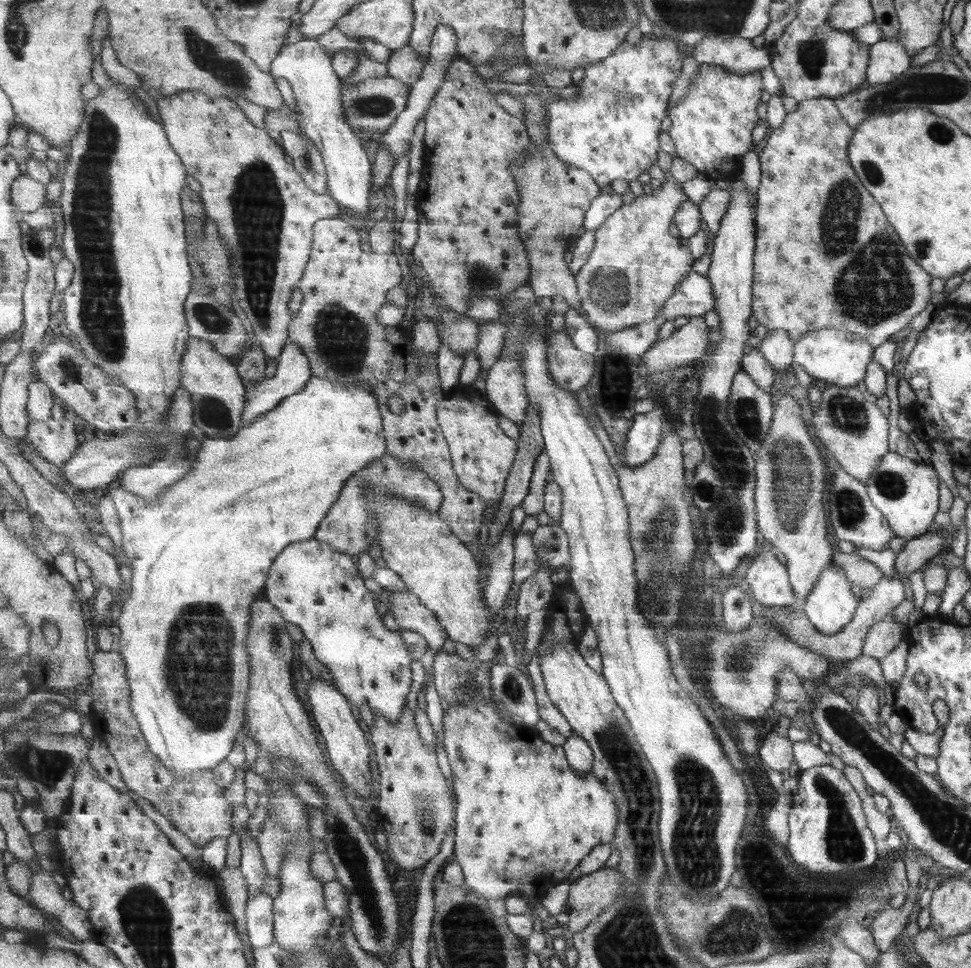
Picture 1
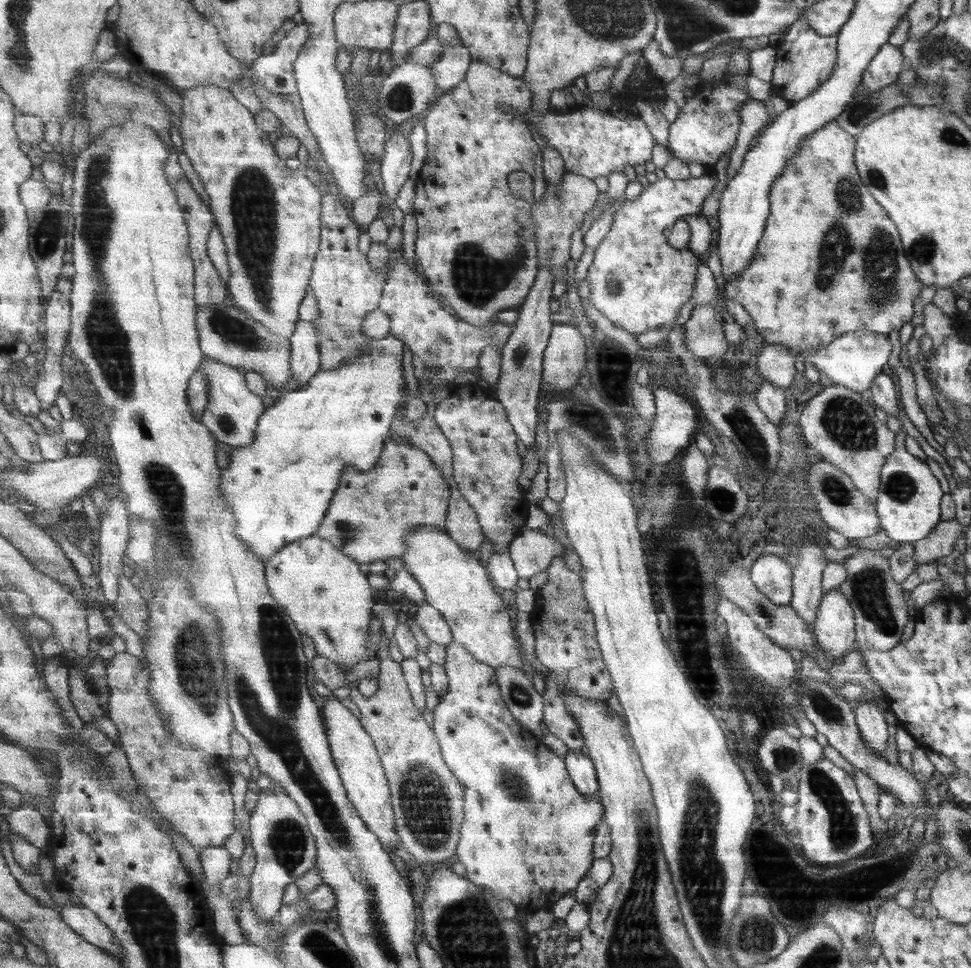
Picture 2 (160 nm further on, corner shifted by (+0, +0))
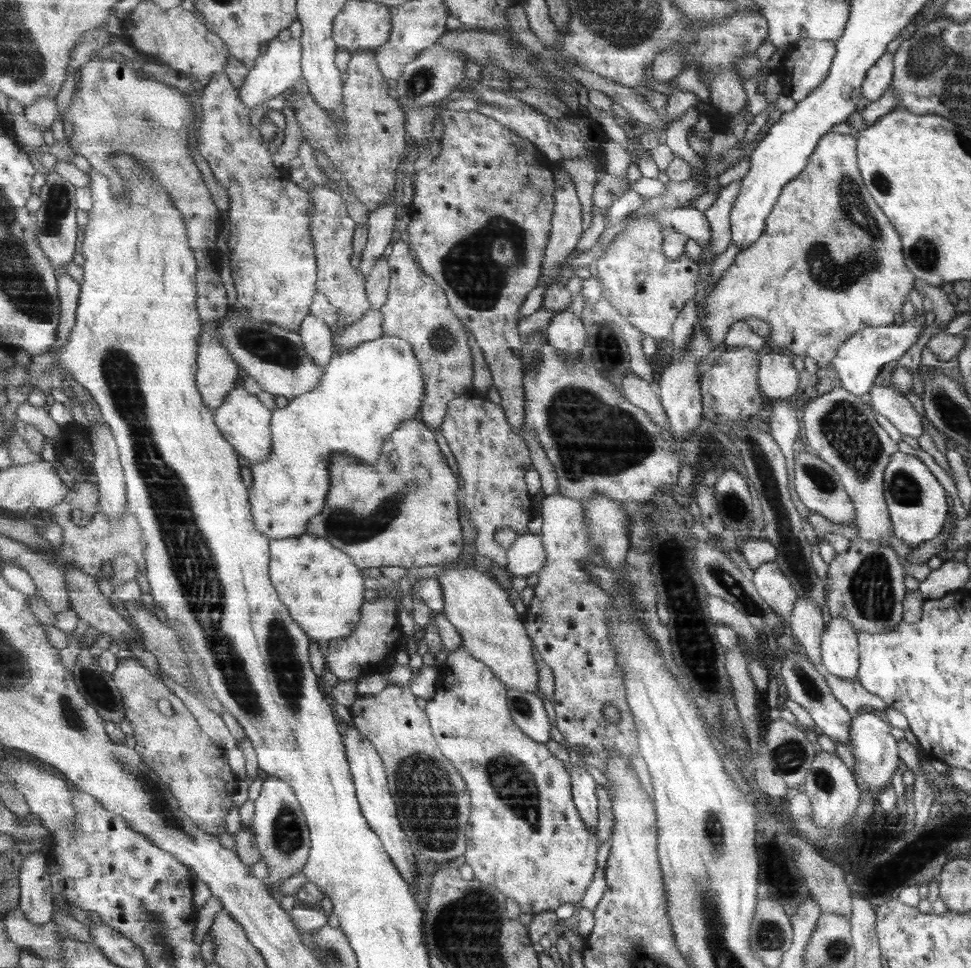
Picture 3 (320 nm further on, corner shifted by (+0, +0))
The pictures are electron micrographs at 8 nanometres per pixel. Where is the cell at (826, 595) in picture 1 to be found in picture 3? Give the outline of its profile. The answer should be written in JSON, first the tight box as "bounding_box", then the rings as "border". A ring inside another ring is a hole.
{"bounding_box":[819,618,858,680],"border":[[[831,618],[821,633],[819,648],[822,665],[829,674],[856,680],[858,642],[848,620]]]}

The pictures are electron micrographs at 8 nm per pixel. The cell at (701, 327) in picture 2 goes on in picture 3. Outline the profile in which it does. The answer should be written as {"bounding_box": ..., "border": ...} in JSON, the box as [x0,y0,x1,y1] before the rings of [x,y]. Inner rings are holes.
{"bounding_box":[699,132,913,368],"border":[[[826,132],[817,141],[813,152],[807,157],[803,170],[782,188],[773,210],[767,215],[765,231],[749,247],[739,251],[731,265],[723,271],[723,278],[715,285],[715,290],[704,304],[704,310],[699,312],[699,320],[701,320],[704,331],[710,336],[715,348],[721,342],[725,342],[726,332],[729,330],[730,324],[744,320],[748,316],[760,318],[769,325],[770,334],[767,338],[773,344],[787,348],[792,354],[809,356],[815,360],[818,368],[824,368],[829,366],[839,345],[854,332],[865,327],[887,326],[893,323],[895,314],[901,312],[902,304],[908,300],[907,292],[913,288],[913,277],[904,265],[899,234],[891,228],[889,220],[883,216],[883,212],[879,210],[863,184],[856,161],[856,140],[848,134]]]}

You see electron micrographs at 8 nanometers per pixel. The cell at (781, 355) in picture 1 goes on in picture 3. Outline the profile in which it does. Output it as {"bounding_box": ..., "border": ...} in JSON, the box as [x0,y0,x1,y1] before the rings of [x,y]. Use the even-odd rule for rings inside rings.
{"bounding_box":[757,351,798,400],"border":[[[768,351],[759,357],[757,380],[766,399],[788,400],[797,390],[798,372],[791,365],[790,355]]]}

